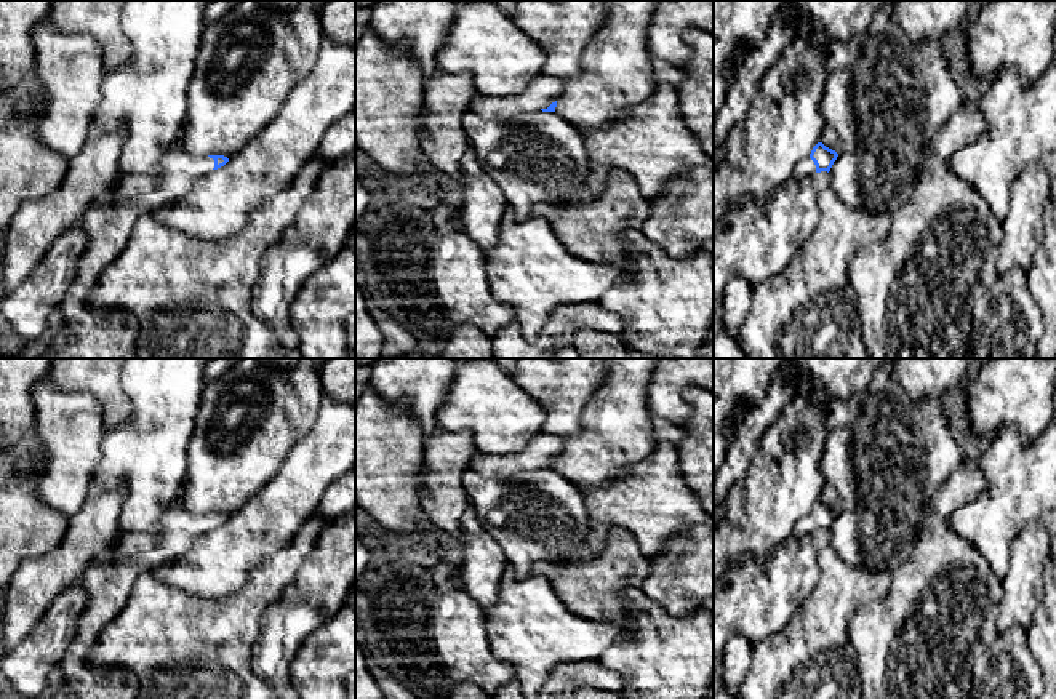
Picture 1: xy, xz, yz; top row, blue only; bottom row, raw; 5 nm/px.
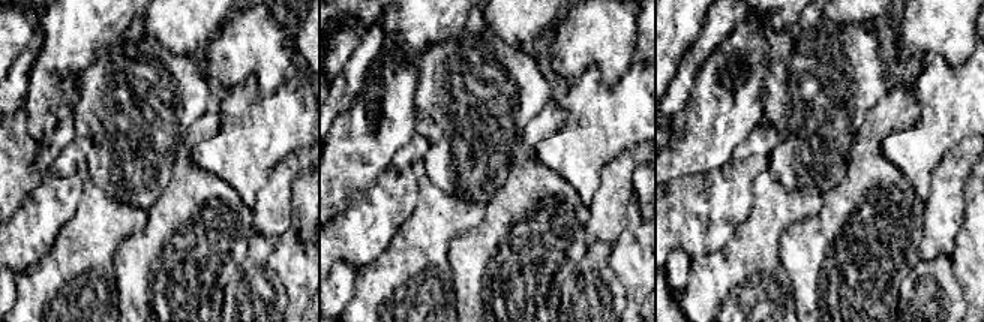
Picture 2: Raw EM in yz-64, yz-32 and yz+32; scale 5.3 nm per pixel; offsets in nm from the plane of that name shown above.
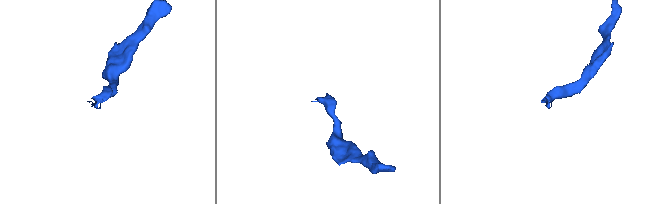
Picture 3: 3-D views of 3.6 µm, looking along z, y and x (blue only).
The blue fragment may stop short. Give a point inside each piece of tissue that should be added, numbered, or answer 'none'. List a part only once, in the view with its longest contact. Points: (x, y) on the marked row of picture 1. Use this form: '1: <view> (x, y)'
1: xz (544, 90)

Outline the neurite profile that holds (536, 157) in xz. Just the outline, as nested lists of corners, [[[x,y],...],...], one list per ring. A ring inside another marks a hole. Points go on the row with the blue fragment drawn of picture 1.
[[[464,112],[462,130],[485,171],[501,187],[509,214],[526,219],[538,203],[586,203],[597,195],[597,171],[592,168],[581,130],[557,112],[523,112],[504,122]]]

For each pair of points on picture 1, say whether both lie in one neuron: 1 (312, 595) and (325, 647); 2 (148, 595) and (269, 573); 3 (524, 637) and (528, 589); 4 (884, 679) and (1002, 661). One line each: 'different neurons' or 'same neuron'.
1: different neurons
2: same neuron
3: same neuron
4: different neurons

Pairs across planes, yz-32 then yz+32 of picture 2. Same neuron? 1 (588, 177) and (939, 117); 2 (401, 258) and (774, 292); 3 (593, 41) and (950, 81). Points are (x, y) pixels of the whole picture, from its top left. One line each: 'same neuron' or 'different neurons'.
1: same neuron
2: same neuron
3: different neurons

